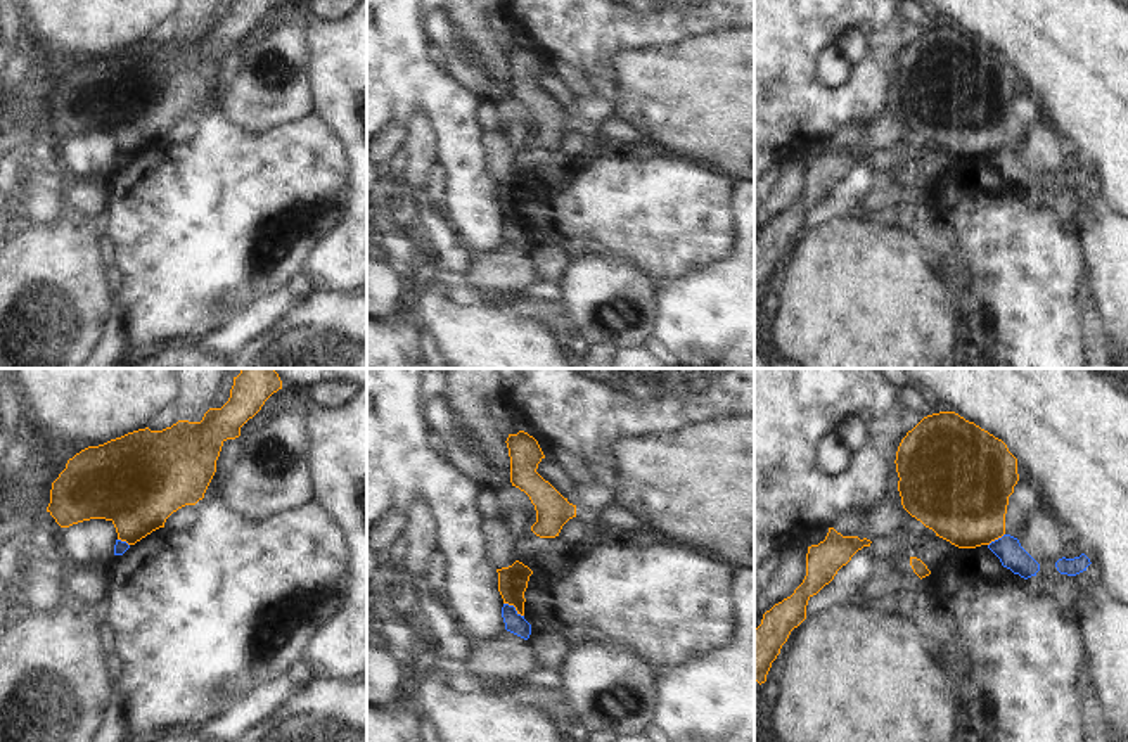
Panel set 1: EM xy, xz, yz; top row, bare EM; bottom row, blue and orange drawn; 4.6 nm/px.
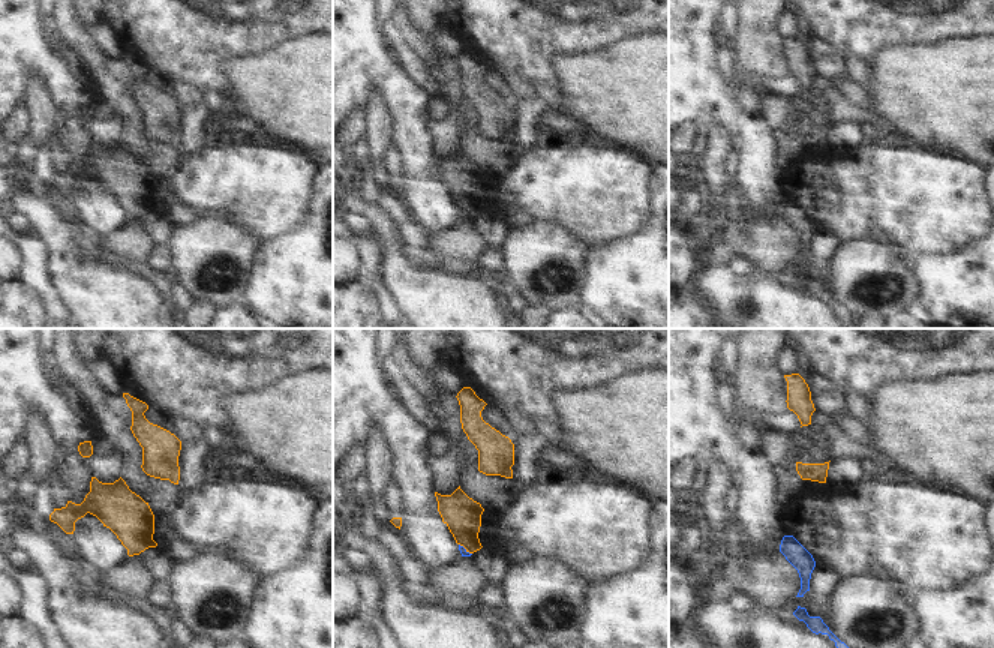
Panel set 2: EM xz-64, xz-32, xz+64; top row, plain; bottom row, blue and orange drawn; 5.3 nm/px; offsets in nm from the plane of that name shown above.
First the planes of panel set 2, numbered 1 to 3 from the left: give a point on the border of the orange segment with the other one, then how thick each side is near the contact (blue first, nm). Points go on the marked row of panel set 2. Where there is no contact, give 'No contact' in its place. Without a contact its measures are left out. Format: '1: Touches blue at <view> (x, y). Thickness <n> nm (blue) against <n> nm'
1: No contact
2: Touches blue at xz-32 (464, 548). Thickness 40 nm (blue) against 200 nm
3: No contact

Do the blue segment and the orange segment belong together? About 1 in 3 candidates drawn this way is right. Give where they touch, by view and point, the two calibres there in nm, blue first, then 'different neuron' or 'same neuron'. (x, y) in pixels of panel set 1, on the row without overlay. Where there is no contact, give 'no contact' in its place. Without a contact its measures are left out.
contact xz (514, 220); calibres 90 and 140 nm; different neuron

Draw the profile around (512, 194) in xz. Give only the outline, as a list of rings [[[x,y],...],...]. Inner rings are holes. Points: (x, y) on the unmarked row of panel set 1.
[[[516,173],[509,180],[497,182],[498,185],[498,204],[503,216],[514,218],[517,227],[524,228],[524,204],[528,201],[529,189],[533,183],[522,175]]]

